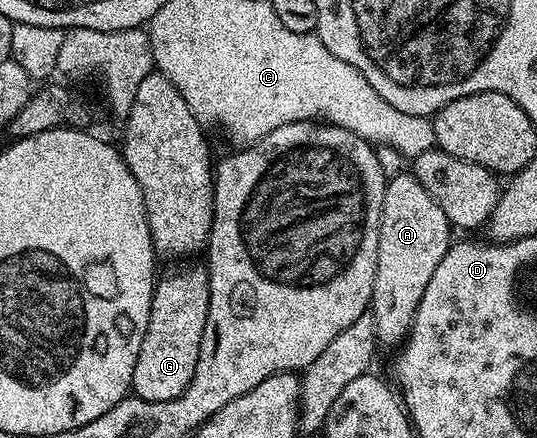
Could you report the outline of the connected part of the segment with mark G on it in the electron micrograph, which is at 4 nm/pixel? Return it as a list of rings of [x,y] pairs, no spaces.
[[[205,264],[174,265],[154,282],[152,307],[148,315],[148,331],[144,343],[140,343],[140,355],[136,355],[136,367],[132,371],[132,393],[141,401],[167,401],[176,399],[192,383],[196,371],[196,359],[200,359],[200,339],[204,335],[204,323],[208,319],[210,302],[210,275]]]

